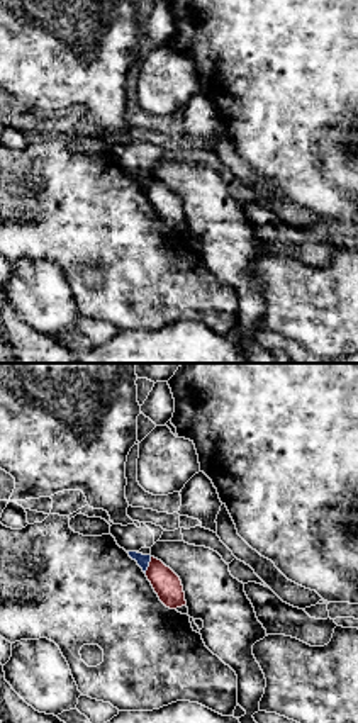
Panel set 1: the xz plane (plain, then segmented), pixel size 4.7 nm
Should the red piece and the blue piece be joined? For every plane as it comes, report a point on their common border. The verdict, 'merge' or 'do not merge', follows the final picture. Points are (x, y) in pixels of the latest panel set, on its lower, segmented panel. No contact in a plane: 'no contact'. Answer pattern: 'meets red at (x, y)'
meets red at (150, 566)

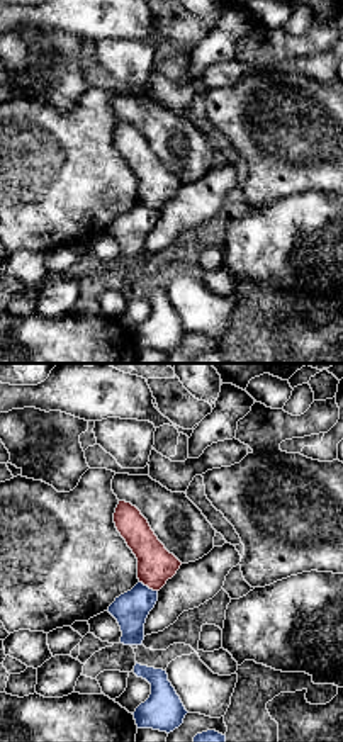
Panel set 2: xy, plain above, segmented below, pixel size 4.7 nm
meets red at (148, 586)

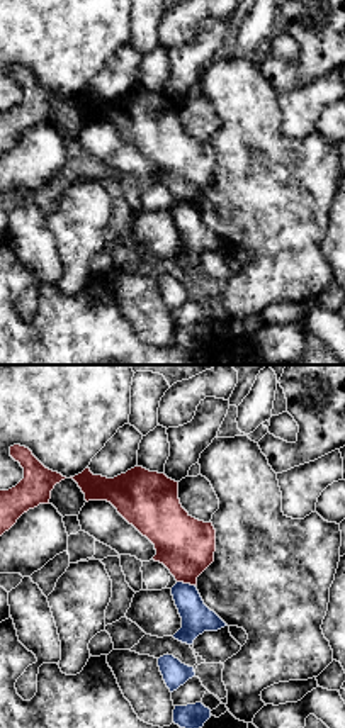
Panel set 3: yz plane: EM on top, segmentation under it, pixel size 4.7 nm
meets red at (186, 582)

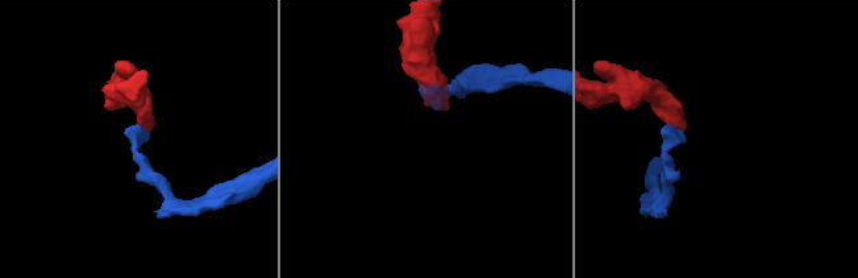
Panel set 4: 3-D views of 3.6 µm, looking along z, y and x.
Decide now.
do not merge

